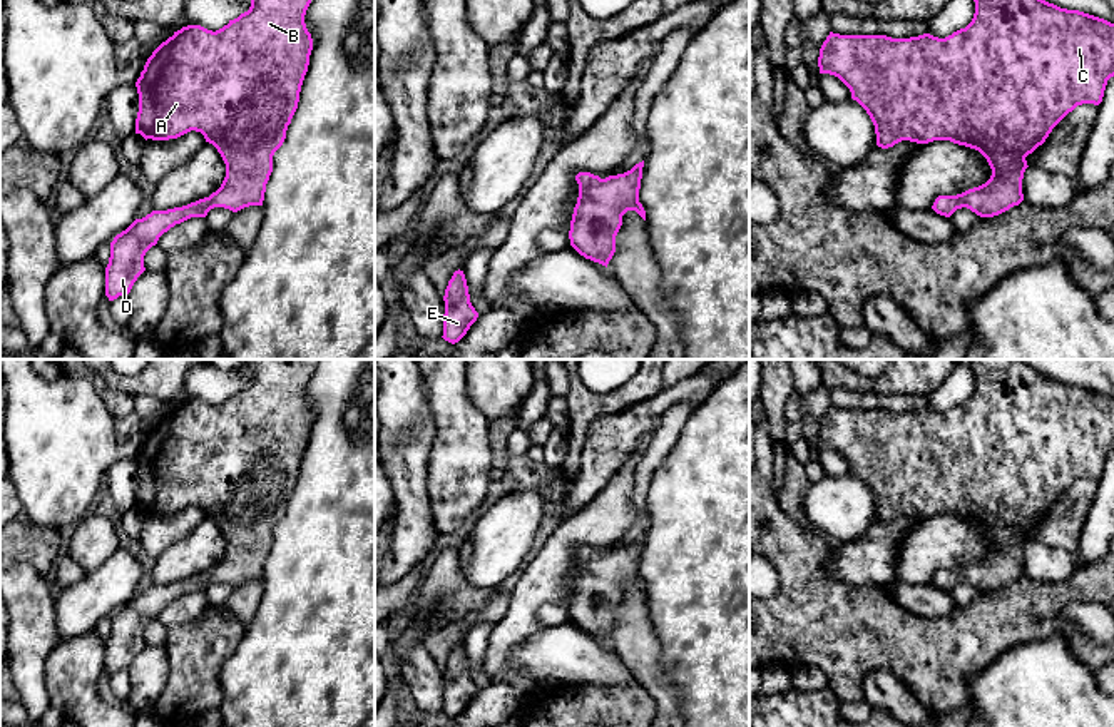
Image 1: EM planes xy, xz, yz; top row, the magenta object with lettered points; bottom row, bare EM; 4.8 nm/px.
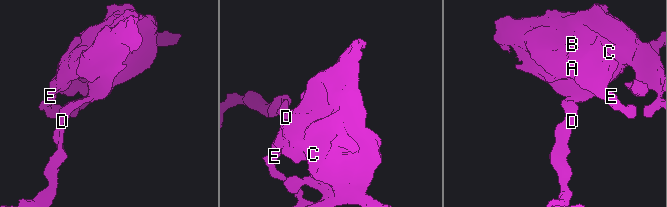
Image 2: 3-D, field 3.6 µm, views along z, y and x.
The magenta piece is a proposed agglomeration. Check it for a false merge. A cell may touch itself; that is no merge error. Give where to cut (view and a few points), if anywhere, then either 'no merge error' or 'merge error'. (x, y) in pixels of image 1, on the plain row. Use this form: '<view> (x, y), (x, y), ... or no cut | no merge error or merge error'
no cut | no merge error

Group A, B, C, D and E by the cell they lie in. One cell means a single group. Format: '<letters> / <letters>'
A B C D E

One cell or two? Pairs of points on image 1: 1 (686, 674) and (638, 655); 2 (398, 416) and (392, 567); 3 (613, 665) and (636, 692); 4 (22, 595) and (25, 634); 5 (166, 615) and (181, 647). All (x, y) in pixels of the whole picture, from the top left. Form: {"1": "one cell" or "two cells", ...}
{"1": "two cells", "2": "one cell", "3": "two cells", "4": "one cell", "5": "two cells"}

